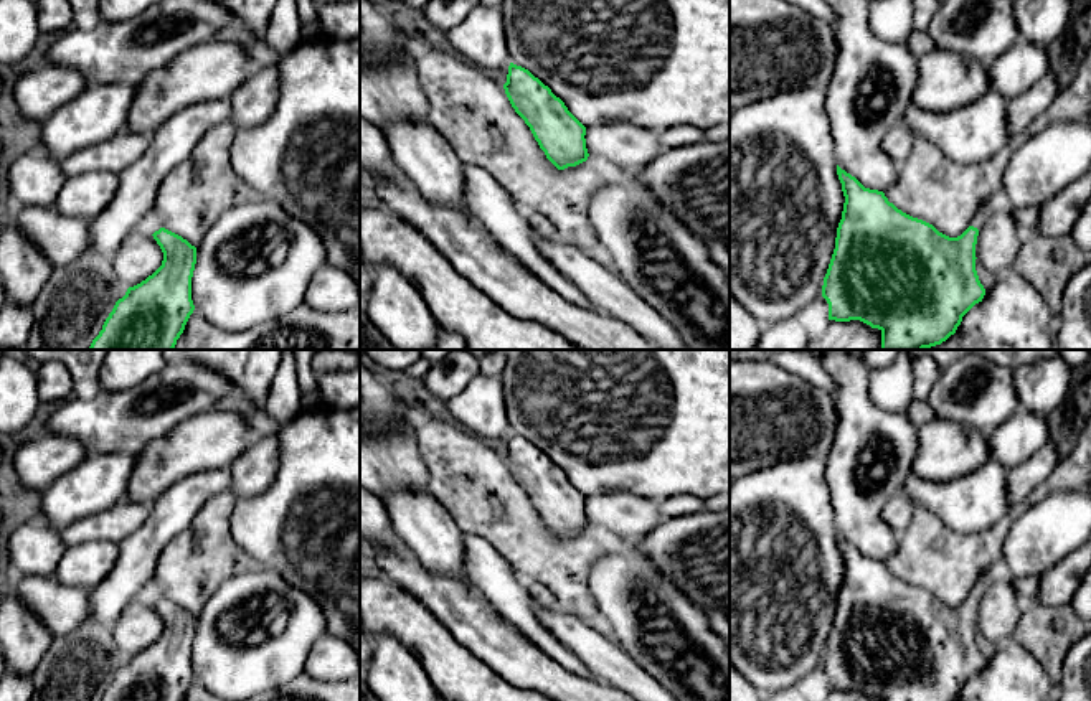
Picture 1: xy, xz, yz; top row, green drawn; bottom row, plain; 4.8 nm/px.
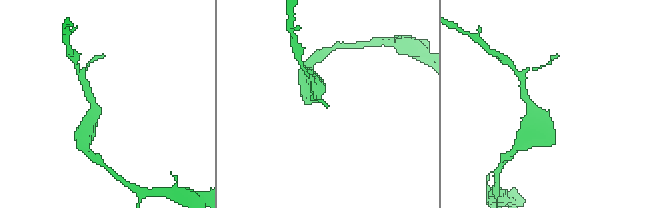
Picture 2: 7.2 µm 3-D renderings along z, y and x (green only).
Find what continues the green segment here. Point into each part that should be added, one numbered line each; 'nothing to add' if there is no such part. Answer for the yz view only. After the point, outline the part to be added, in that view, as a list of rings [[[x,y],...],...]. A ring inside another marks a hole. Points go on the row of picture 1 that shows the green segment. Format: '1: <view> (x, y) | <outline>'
1: yz (981, 216) | [[[982,201],[979,209],[975,211],[975,214],[972,216],[972,219],[969,221],[969,226],[974,226],[977,229],[980,229],[984,226],[984,223],[989,219],[989,214],[992,211],[995,205],[992,205],[990,201]]]

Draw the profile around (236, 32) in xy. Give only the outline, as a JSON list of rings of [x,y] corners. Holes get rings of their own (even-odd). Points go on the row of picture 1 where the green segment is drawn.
[[[233,21],[228,26],[224,26],[223,30],[220,30],[215,38],[215,41],[233,41],[233,43],[239,43],[239,45],[256,45],[259,41],[264,41],[264,33],[262,35],[256,35],[254,31],[251,31],[243,21]]]

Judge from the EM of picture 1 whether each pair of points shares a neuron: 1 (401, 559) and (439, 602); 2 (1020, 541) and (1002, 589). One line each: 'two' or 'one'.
1: one
2: two

